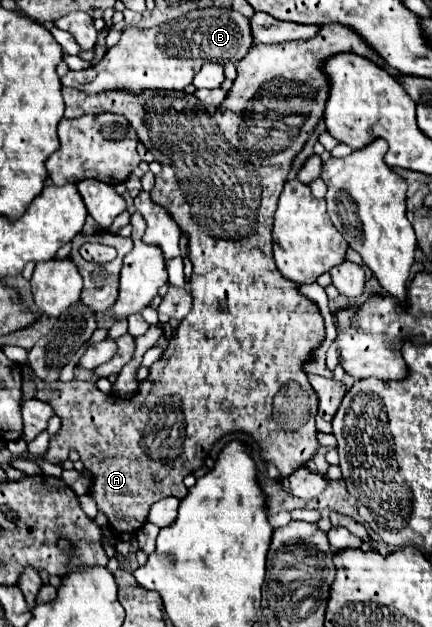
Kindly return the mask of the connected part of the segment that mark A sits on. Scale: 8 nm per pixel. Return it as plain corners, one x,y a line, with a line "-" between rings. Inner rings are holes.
326,24
314,40
256,44
254,48
250,48
246,58
236,64
238,78
234,80
228,98
222,102
222,106
226,108
224,114
212,114
206,110
188,114
176,112
172,102
174,98
166,90
142,94
130,94
126,90
106,90
88,96
74,88
62,88
66,118
112,112
122,114
130,122
130,126
136,128
140,142
162,164
162,172
156,176
156,184
150,196
156,204
164,206
174,216
180,230
188,232
188,256
194,264
194,274
190,278
190,290
194,298
192,312
180,322
166,352
158,362
150,366
148,380
140,384
138,394
134,394
130,400
106,396
92,382
42,382
34,376
32,370
24,368
24,378
34,382
36,386
36,398
52,404
56,416
60,416
62,420
62,430
58,436
50,438
50,450
44,460
52,464
62,464
68,456
68,450
78,450
82,464
92,474
90,496
94,498
98,510
106,514
108,524
116,534
136,534
136,530
146,524
150,506
160,498
176,496
178,500
182,500
188,494
188,488
182,484
184,476
198,470
204,464
212,446
230,432
250,434
260,446
262,460
274,464
280,478
290,476
294,470
304,466
320,448
314,424
318,412
318,396
310,386
308,374
302,366
312,358
314,350
322,344
326,336
324,320
316,304
304,298
298,292
298,286
278,272
272,258
270,232
272,218
278,206
278,196
282,192
288,172
292,170
292,162
324,116
326,100
330,94
330,80
322,72
322,62
342,52
366,56
380,68
386,68
392,76
400,76
400,72
390,68
350,26
-
270,88
282,88
282,98
278,98
278,94
274,96
-
286,90
310,90
310,100
298,96
298,92
290,92
292,98
286,98
-
234,110
268,112
250,114
240,120
-
292,110
306,110
306,116
292,114
-
246,164
254,164
254,168
260,170
262,176
222,178
222,174
228,174
228,166
232,172
232,168
242,168
-
222,300
226,304
226,310
220,308
-
276,394
282,396
278,398
282,406
274,406
-
180,418
184,420
186,436
180,436

